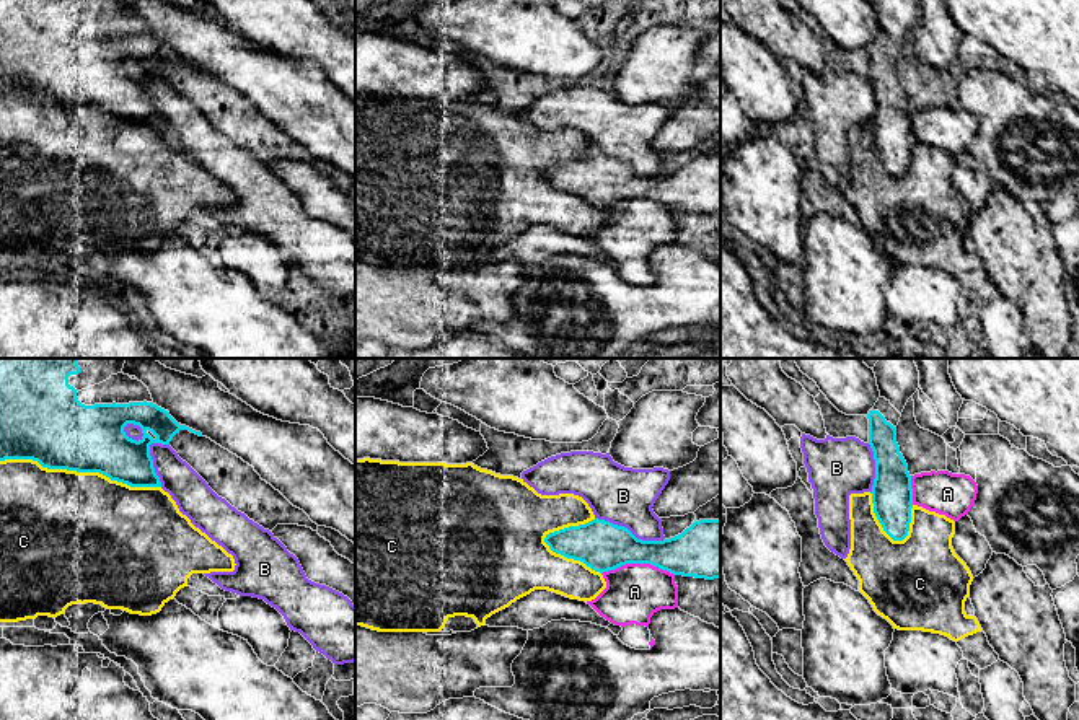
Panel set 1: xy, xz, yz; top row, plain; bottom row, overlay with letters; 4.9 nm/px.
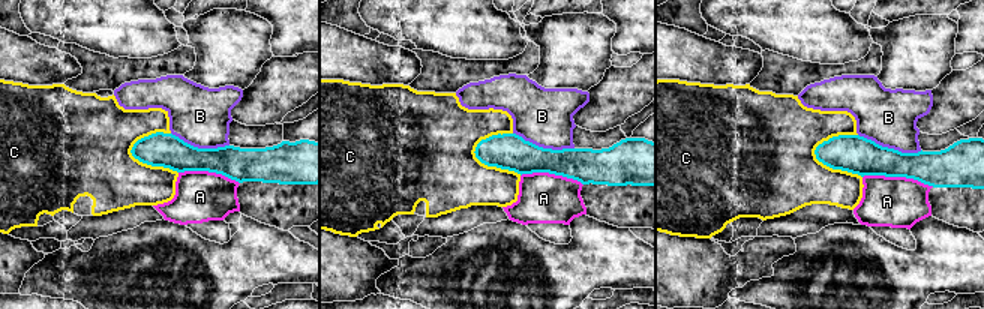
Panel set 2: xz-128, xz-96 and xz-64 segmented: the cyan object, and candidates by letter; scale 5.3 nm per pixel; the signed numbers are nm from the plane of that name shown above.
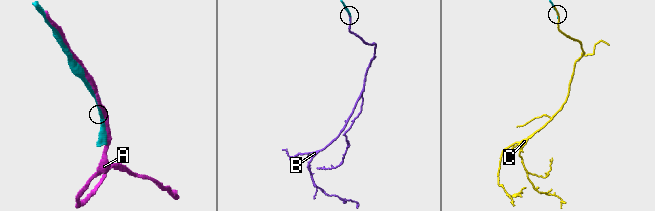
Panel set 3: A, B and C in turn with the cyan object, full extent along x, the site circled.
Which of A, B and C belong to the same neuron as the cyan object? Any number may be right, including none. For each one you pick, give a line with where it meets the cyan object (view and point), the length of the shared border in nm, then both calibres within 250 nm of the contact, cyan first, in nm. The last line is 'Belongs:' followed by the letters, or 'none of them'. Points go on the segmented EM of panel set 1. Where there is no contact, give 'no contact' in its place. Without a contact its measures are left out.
Belongs: none of them

